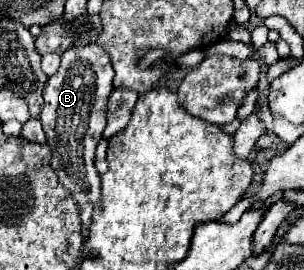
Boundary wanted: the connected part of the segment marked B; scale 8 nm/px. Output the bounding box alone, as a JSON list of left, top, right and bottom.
[40,44,114,236]

